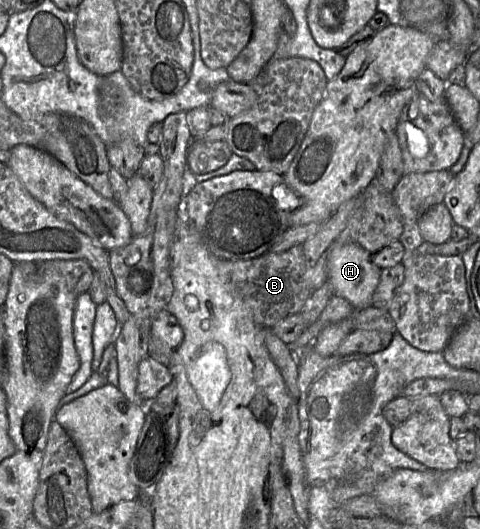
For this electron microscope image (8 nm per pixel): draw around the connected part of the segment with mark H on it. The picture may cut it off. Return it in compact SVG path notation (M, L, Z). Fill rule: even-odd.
M355 241L334 246L327 257L327 272L333 287L333 295L344 298L356 310L372 305L373 294L379 284L381 271L373 264L371 253Z

